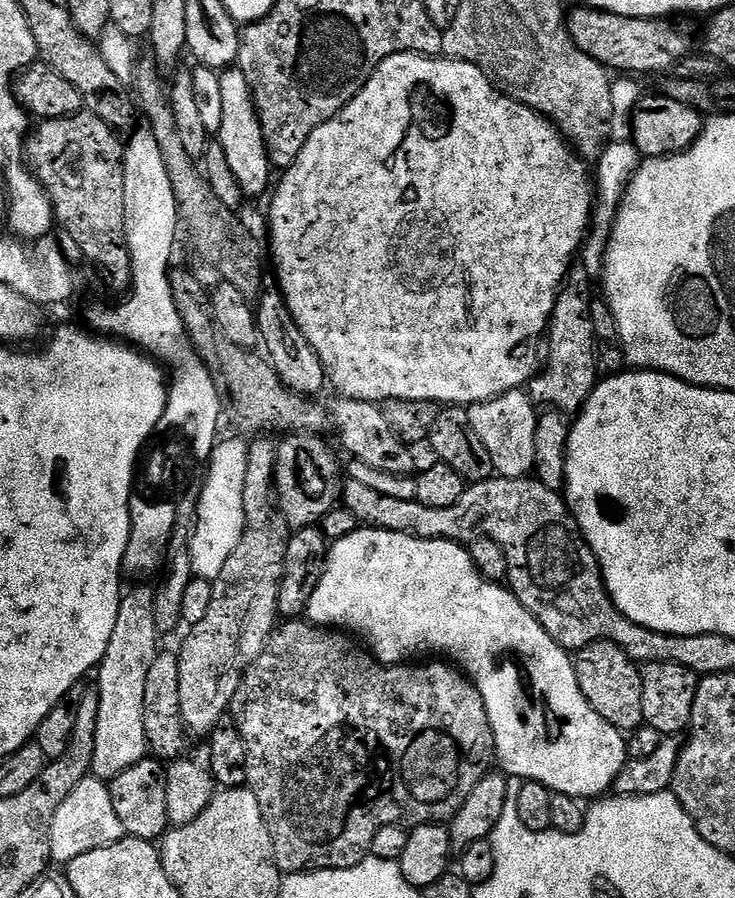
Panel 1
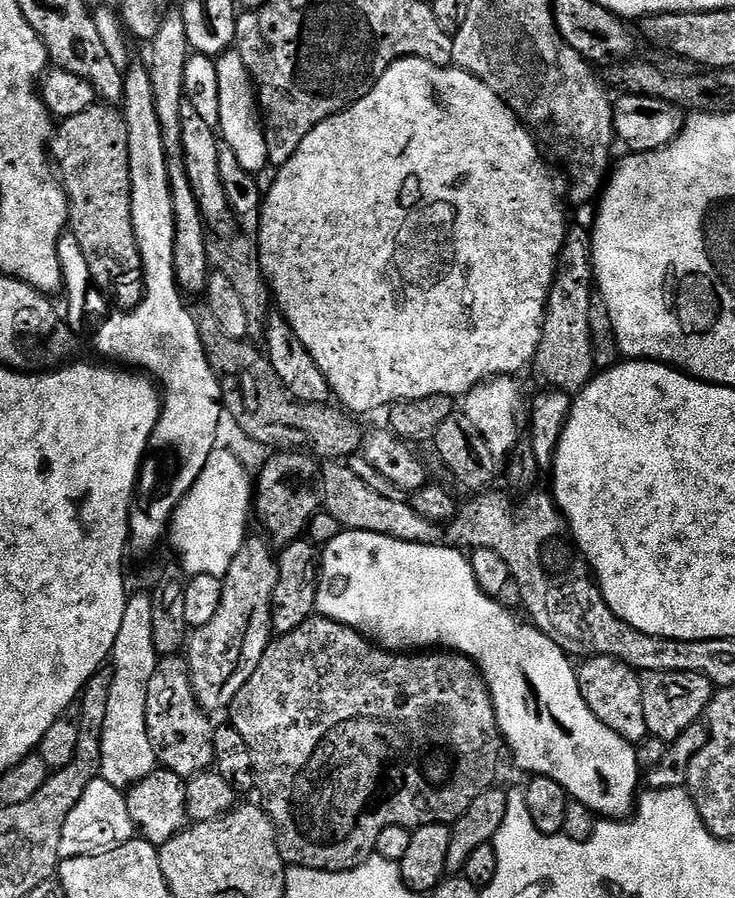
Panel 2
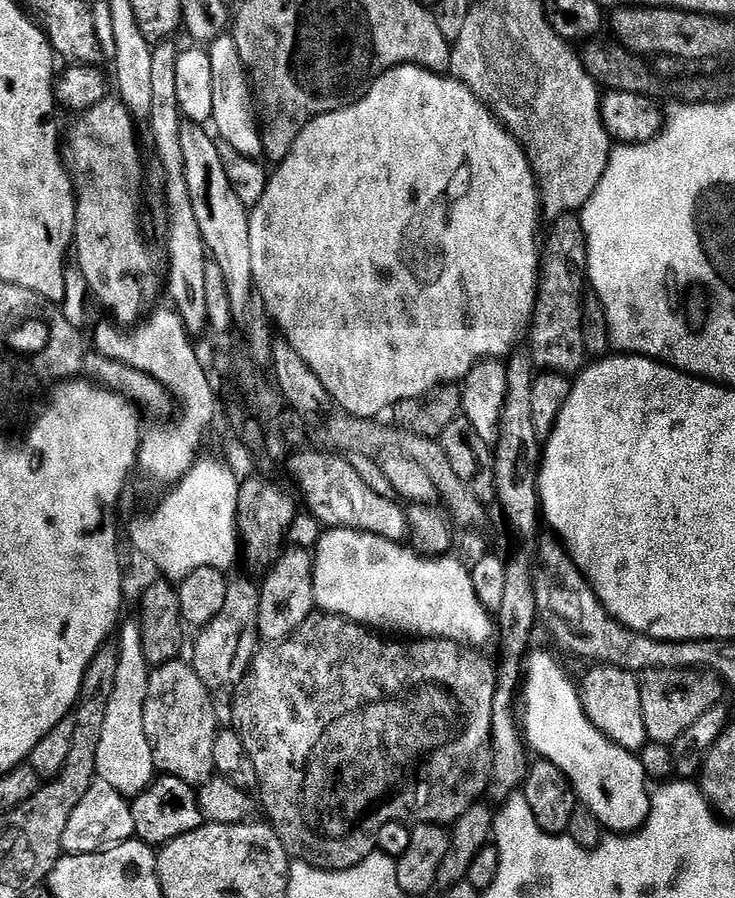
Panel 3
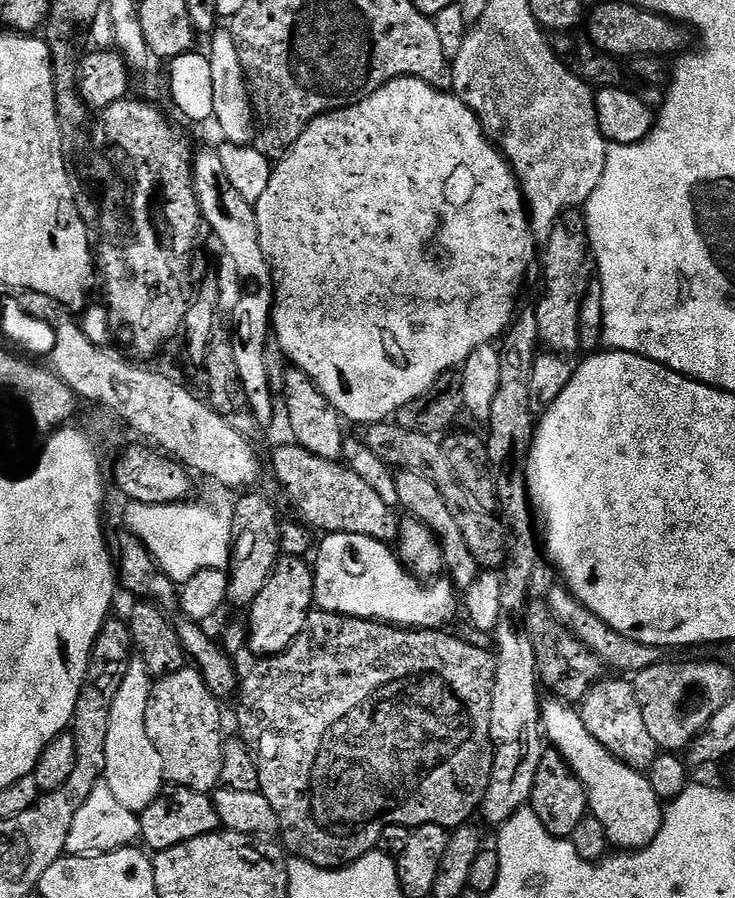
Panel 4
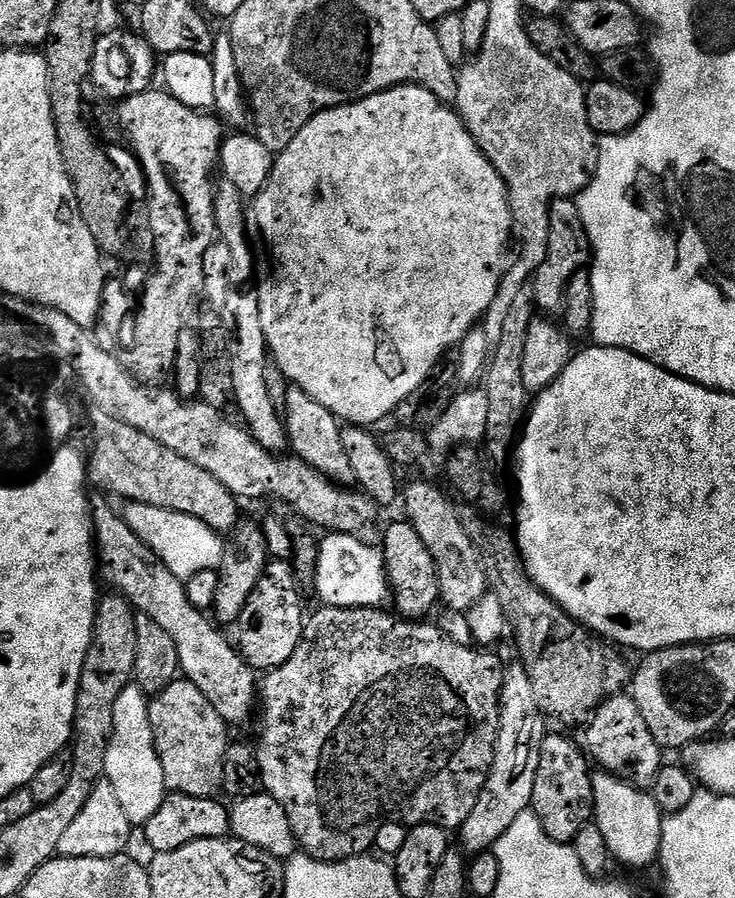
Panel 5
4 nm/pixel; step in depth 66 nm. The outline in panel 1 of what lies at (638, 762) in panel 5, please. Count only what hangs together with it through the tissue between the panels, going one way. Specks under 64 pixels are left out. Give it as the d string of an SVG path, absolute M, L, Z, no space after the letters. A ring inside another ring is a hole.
M599 640L590 646L579 649L575 653L576 677L578 686L590 702L590 706L601 716L606 718L615 728L625 734L631 734L644 724L642 710L642 678L641 665L632 661L614 642Z

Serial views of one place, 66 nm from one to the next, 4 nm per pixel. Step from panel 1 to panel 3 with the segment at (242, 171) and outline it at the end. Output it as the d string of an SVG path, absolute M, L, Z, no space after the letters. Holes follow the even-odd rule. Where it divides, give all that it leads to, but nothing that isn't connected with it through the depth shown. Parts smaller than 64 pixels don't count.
M231 34L219 36L213 44L207 45L210 58L210 83L214 86L214 110L211 123L216 124L214 132L223 143L234 146L238 154L260 158L264 155L262 134L256 98L252 90L252 81L242 62L242 54L238 54L238 42L234 42Z

